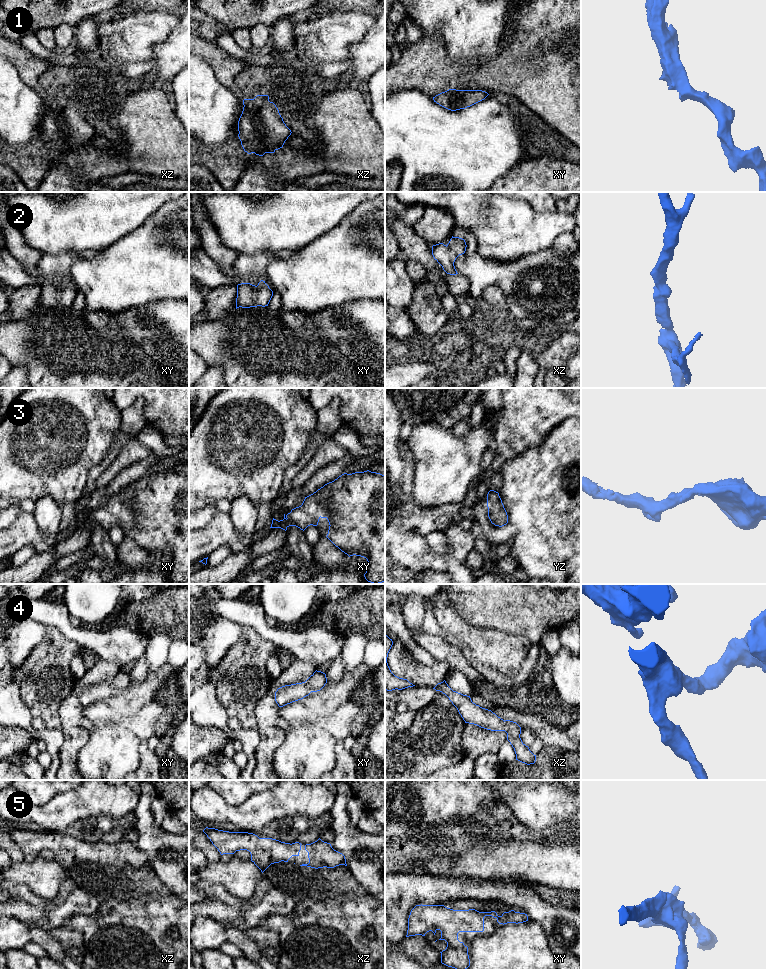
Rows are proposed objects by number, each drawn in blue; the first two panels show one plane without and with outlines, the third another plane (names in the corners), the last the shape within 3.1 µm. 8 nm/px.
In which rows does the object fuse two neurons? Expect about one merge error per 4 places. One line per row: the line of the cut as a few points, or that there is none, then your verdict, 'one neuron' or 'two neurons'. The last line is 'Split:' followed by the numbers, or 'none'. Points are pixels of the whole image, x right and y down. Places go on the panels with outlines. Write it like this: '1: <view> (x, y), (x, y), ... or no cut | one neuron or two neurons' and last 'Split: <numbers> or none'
1: no cut | one neuron
2: no cut | one neuron
3: no cut | one neuron
4: no cut | one neuron
5: no cut | one neuron
Split: none

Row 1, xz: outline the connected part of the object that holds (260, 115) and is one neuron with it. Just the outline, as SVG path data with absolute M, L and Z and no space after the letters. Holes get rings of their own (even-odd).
M257 95L254 99L244 99L243 105L238 121L238 137L244 151L263 156L265 153L274 153L282 148L292 132L284 123L276 105L269 101L269 96Z

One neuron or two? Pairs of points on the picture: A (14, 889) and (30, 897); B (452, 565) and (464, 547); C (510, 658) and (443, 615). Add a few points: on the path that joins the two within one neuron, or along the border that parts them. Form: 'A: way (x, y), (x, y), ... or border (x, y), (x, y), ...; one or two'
A: way (18, 892), (26, 895); one
B: border (445, 538), (451, 554), (456, 559), (465, 562); two
C: way (493, 648), (460, 627); one

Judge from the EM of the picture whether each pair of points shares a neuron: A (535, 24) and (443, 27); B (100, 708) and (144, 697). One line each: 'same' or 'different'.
A: different
B: same

